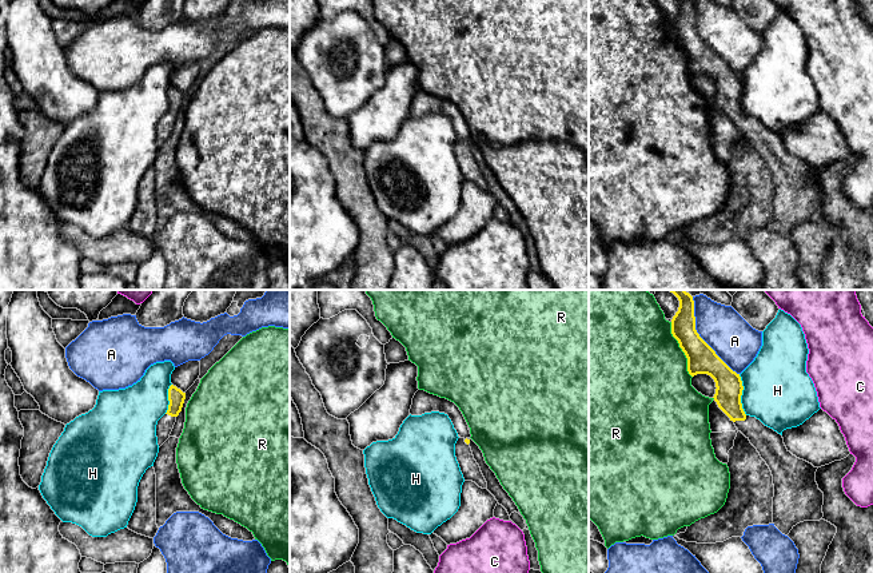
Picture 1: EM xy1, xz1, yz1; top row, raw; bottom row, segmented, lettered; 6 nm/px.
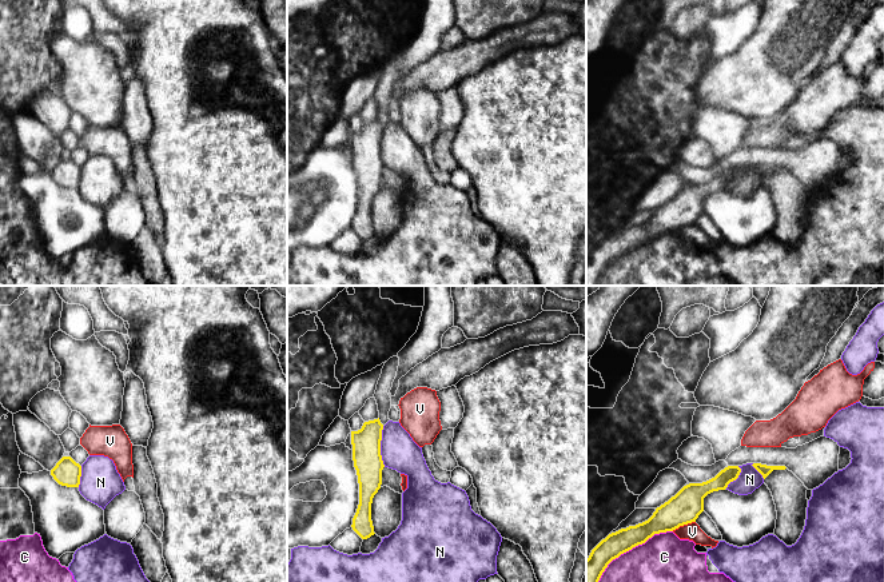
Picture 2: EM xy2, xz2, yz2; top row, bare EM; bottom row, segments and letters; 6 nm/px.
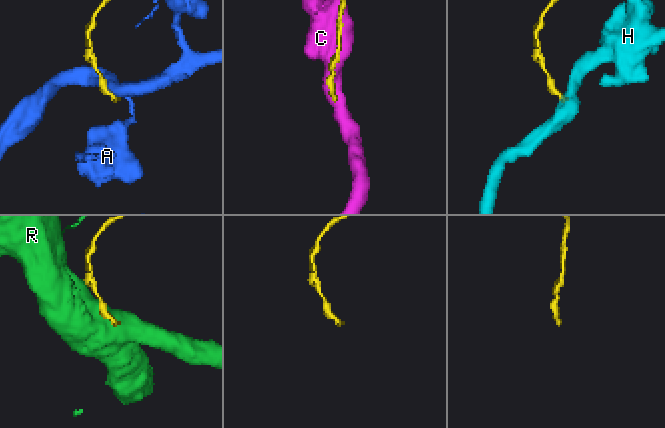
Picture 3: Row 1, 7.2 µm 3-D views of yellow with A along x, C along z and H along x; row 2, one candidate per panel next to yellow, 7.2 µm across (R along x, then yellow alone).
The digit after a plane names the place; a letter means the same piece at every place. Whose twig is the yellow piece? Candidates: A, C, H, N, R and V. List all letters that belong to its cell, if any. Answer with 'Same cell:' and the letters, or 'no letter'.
Same cell: no letter

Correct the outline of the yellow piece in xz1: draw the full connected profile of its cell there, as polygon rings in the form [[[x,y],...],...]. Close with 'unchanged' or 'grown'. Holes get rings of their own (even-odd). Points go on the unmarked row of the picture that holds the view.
[[[458,139],[455,144],[455,158],[459,164],[461,172],[463,175],[465,182],[473,182],[479,188],[487,190],[487,183],[481,172],[479,166],[474,160],[470,140]]]; grown

